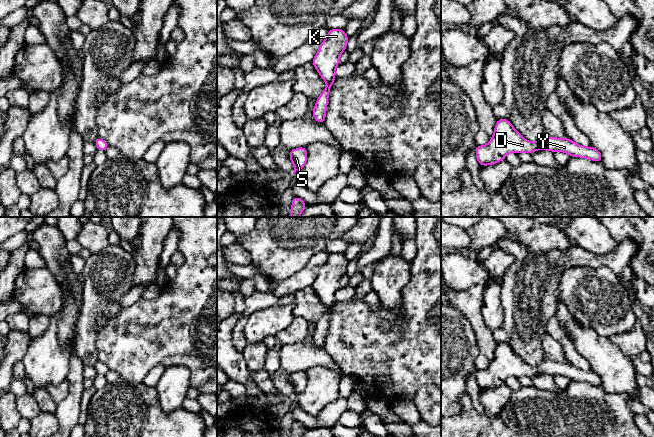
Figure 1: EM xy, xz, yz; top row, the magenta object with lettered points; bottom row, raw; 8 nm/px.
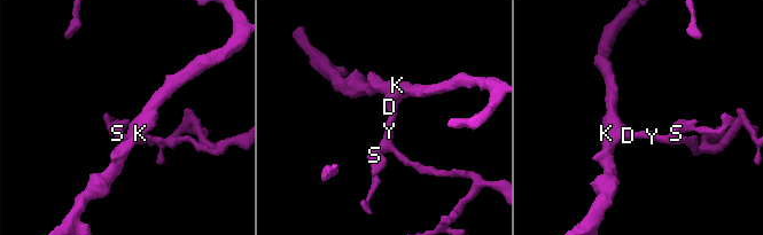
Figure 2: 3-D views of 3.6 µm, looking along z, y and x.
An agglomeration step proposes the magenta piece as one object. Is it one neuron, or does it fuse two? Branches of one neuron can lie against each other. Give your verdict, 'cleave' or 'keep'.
keep

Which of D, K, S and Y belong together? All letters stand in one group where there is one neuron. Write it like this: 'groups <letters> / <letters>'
groups D K S Y

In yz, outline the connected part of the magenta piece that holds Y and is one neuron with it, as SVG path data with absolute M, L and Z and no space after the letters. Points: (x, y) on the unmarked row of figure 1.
M498 343L494 358L487 369L476 370L476 382L479 389L493 389L502 384L508 377L534 377L537 373L552 376L566 376L571 381L588 382L592 385L601 386L602 378L596 372L583 371L568 362L543 361L533 367L524 363L516 355L509 343Z

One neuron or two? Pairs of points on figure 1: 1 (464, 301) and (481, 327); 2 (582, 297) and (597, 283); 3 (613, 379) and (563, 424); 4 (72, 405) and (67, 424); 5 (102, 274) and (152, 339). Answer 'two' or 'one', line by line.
1: one
2: one
3: two
4: one
5: two

